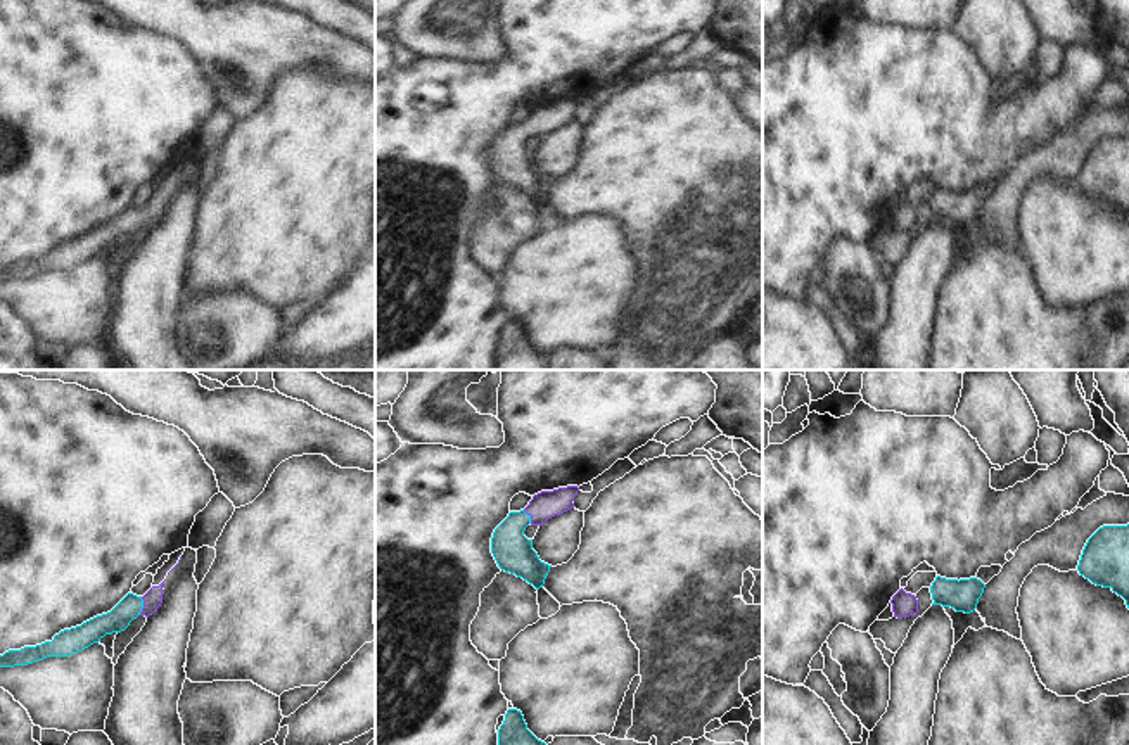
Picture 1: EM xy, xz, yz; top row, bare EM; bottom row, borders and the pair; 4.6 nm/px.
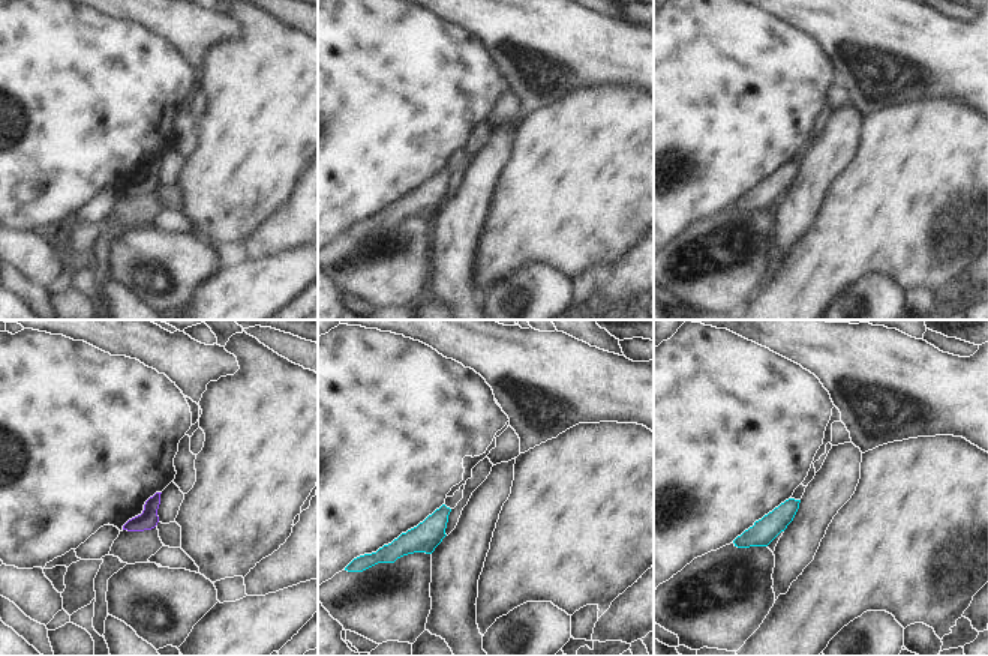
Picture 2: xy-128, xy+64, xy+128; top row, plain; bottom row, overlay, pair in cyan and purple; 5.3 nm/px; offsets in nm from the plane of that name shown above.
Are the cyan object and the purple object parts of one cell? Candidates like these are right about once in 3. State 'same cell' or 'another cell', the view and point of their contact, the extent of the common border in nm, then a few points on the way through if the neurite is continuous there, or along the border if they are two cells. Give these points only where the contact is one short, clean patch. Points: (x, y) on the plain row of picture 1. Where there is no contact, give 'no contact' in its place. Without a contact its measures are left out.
same cell; meets cyan in xy at (142, 218); contact 90 nm long; runs through xy (118, 232), (132, 218), (142, 218), (153, 211)

